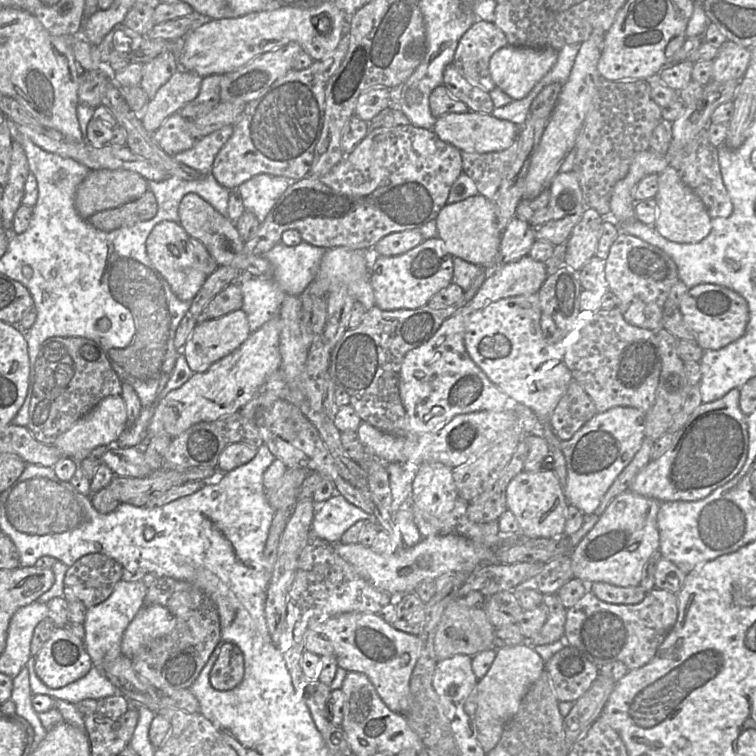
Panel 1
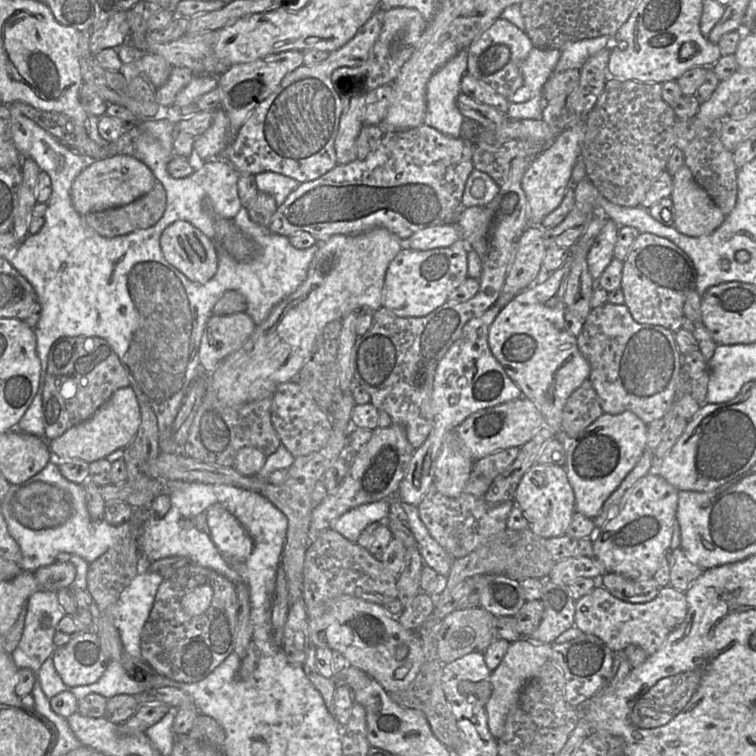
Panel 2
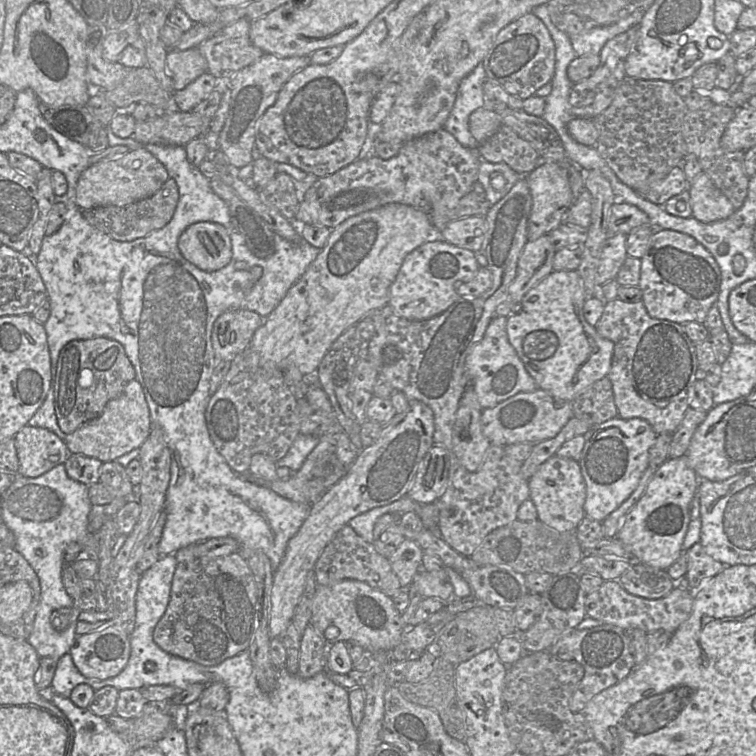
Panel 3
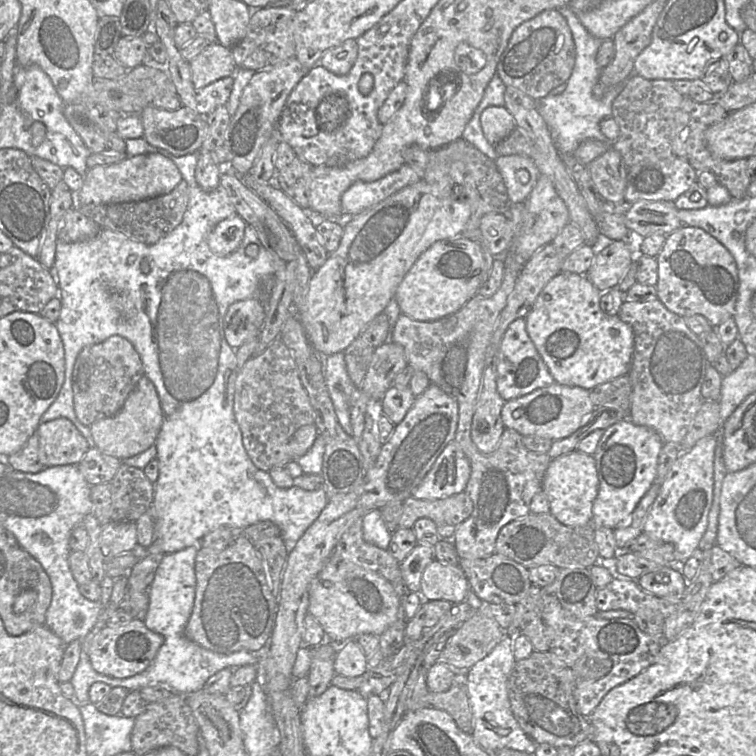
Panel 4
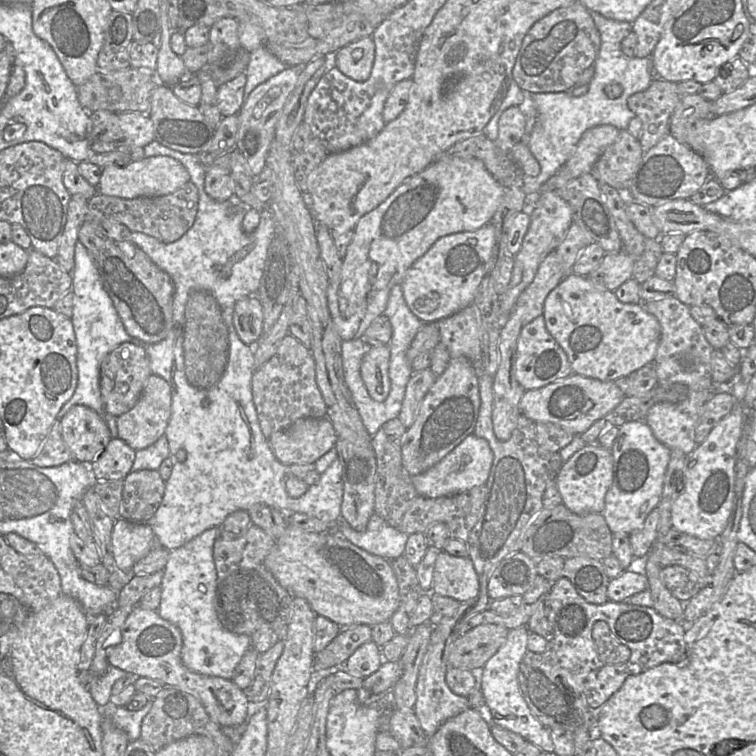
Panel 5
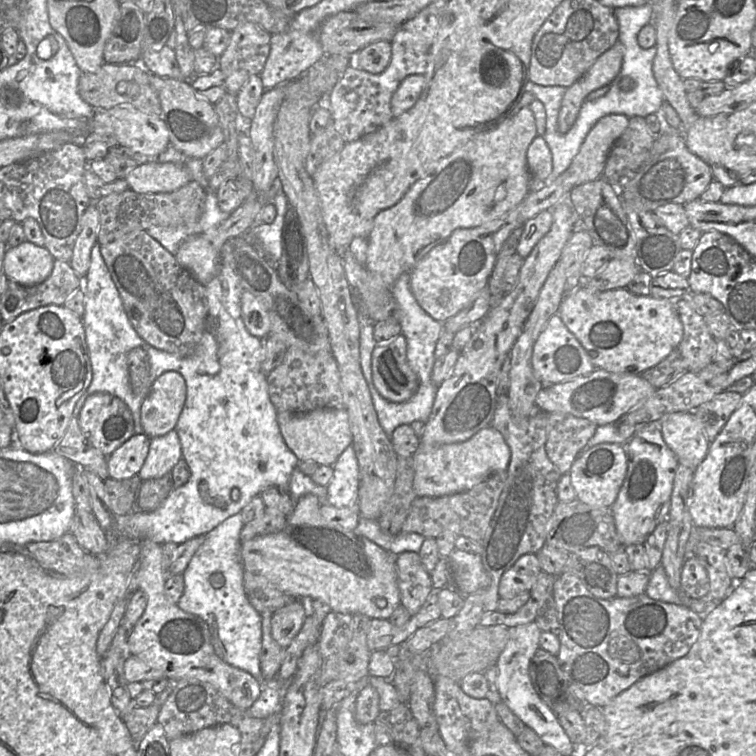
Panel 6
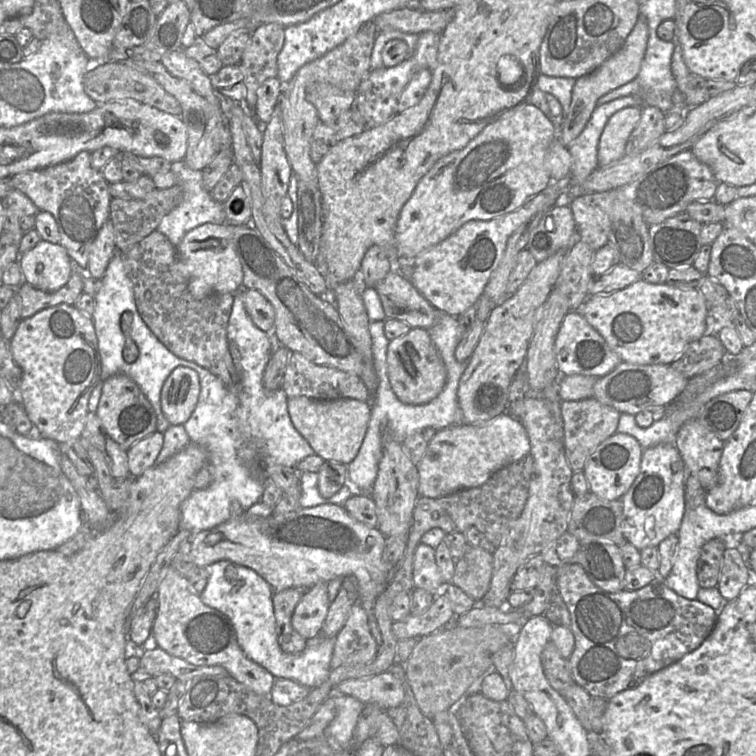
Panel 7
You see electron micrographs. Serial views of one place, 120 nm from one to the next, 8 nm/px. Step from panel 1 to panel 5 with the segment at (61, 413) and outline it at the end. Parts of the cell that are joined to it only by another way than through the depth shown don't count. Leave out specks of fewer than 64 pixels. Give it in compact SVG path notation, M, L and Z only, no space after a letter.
M137 341L121 343L100 363L100 393L103 413L108 418L116 418L130 410L140 398L145 382L151 375L149 359L142 344Z

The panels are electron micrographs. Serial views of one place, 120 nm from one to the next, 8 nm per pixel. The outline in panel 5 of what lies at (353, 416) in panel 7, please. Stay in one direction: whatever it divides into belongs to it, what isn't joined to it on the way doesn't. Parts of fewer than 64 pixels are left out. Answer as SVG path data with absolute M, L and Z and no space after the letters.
M326 416L303 418L274 432L270 441L276 448L275 457L285 466L314 464L334 448L336 434L333 424Z

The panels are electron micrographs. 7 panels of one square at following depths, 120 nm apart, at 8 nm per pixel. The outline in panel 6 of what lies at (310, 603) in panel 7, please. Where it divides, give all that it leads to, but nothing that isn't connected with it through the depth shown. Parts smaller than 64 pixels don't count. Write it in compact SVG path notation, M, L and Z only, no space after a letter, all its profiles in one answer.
M295 599L287 606L276 611L271 620L271 635L273 639L282 647L286 648L301 631L306 618L311 614L311 610L306 601L311 599Z

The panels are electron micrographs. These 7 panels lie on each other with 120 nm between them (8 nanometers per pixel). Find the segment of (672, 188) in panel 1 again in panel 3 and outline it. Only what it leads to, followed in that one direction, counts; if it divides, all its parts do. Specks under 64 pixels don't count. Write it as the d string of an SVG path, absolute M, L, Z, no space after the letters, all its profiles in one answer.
M703 172L689 182L687 191L690 194L691 216L701 222L710 223L723 220L735 211L729 199Z

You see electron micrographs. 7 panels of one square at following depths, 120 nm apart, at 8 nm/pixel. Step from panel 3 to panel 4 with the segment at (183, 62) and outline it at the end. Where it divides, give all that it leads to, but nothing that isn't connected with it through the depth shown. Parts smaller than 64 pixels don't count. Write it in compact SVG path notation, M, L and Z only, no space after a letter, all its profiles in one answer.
M217 42L209 44L189 64L196 90L221 78L233 77L237 69L231 48Z

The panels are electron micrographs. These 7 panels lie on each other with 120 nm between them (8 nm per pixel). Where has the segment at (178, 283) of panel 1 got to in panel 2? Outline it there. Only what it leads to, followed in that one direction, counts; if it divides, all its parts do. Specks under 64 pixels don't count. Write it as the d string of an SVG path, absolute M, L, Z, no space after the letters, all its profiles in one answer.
M178 220L167 226L160 247L165 259L192 282L206 283L217 271L215 240L189 222Z

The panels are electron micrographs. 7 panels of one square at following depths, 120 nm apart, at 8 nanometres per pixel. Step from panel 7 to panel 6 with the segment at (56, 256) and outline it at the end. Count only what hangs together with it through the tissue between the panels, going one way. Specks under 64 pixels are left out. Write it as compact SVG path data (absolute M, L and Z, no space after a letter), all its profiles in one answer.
M26 241L6 251L2 270L10 281L34 286L50 276L54 262L47 248Z

